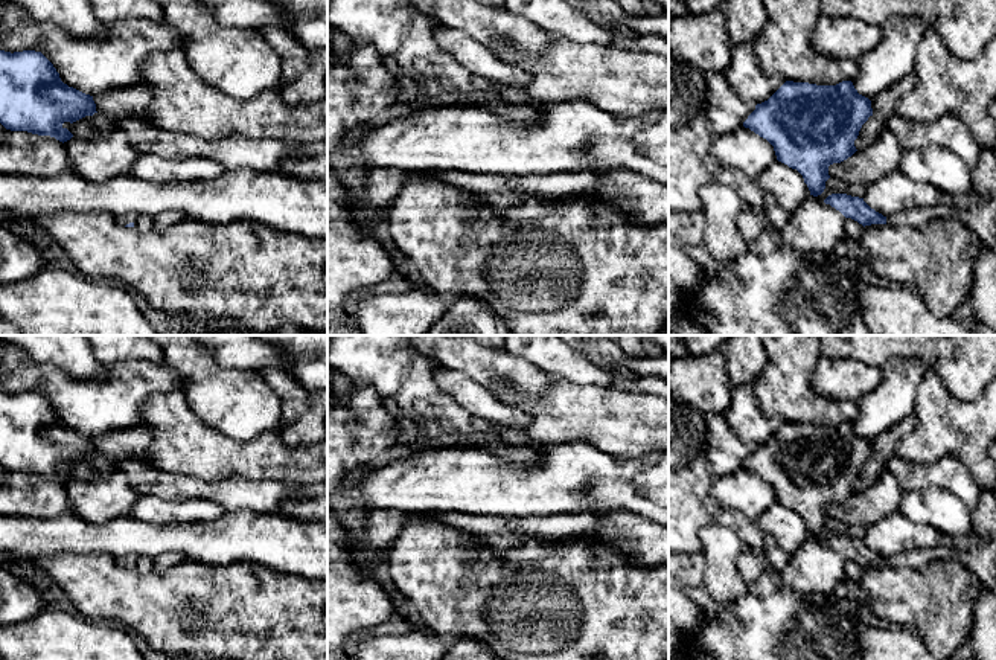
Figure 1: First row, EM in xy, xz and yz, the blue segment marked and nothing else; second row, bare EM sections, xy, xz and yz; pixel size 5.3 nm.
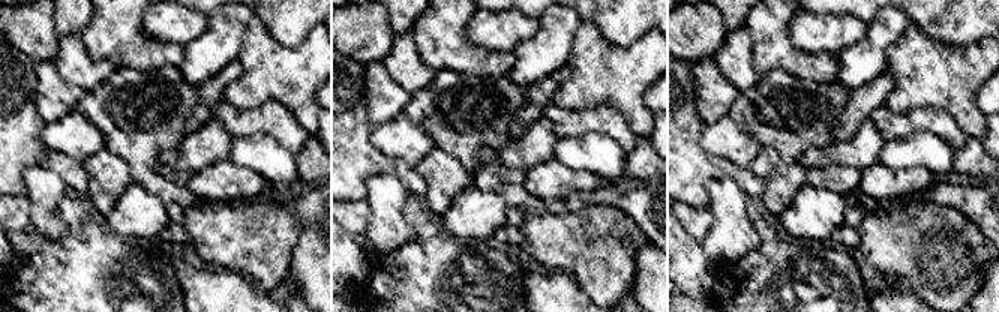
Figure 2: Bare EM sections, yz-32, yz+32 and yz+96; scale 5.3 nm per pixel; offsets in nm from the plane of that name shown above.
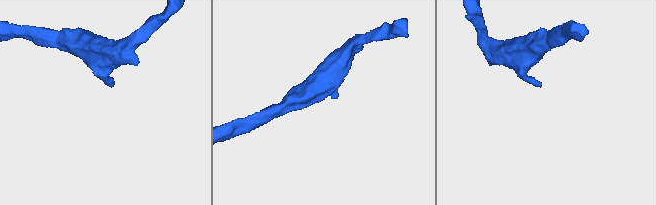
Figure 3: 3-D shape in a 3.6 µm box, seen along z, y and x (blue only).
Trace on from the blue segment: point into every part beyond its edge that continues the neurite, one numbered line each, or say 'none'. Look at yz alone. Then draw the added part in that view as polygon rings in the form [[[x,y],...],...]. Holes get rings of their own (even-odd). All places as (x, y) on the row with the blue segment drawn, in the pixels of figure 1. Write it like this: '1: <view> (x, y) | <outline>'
1: yz (981, 218) | [[[996,195],[969,209],[959,209],[943,200],[931,207],[915,207],[889,215],[886,224],[921,226],[932,218],[956,218],[996,253]]]

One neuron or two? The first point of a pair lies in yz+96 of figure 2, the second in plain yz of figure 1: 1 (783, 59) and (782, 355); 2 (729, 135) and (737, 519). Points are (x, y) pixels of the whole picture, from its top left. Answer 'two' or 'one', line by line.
1: one
2: two

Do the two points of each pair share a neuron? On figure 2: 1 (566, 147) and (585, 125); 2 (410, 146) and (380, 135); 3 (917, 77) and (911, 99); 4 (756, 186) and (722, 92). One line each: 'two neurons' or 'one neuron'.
1: two neurons
2: one neuron
3: one neuron
4: two neurons

